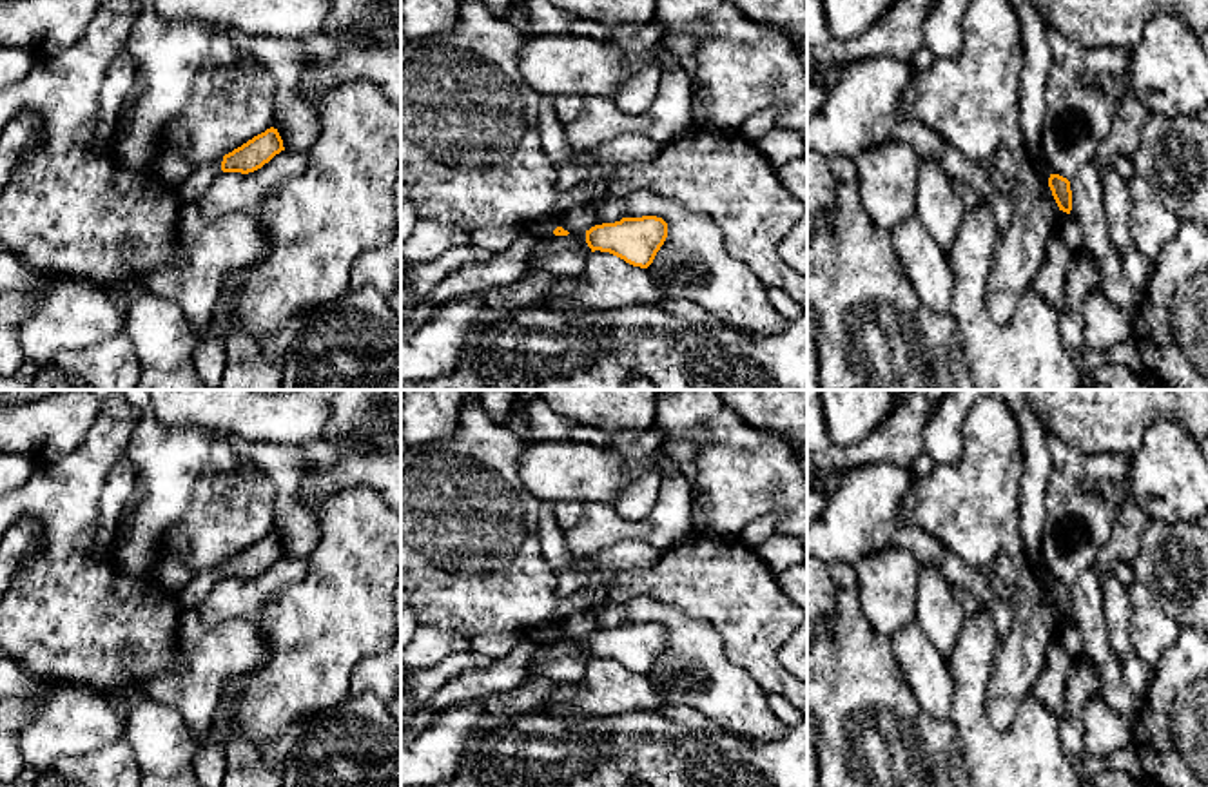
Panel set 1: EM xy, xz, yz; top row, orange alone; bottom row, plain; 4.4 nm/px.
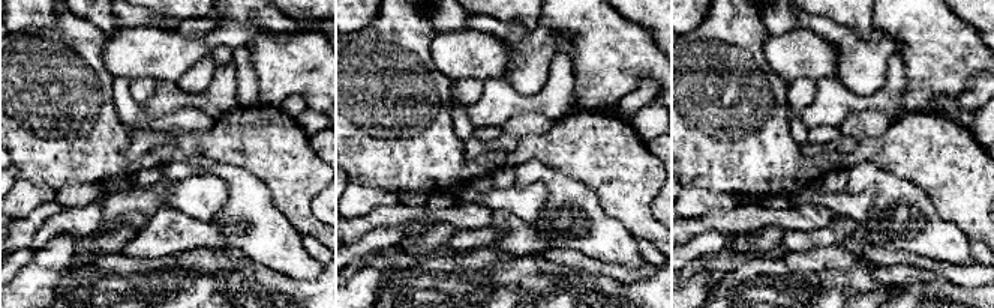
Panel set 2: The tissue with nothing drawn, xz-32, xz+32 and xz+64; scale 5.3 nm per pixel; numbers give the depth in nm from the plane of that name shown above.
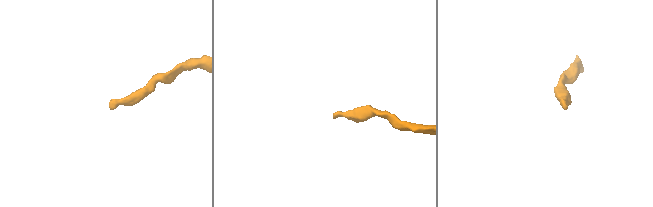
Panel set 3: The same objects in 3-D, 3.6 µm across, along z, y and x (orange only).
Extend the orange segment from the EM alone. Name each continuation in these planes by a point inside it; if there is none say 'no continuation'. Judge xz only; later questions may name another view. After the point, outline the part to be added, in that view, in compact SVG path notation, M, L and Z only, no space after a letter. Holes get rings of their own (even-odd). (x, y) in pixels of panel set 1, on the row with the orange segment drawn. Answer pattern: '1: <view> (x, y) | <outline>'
1: xz (543, 227) | M541 219L541 221L530 223L524 230L535 238L541 238L541 236L551 234L557 227L559 223L553 223L550 219Z

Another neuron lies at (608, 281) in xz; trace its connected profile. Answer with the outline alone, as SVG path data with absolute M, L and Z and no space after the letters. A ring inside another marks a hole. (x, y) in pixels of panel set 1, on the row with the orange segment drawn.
M589 252L577 290L548 299L551 310L584 306L588 310L615 310L637 303L662 303L666 290L646 268L633 267L609 252Z

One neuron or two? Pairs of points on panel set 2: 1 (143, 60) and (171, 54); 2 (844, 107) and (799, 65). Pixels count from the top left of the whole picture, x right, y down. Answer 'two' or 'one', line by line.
1: one
2: two

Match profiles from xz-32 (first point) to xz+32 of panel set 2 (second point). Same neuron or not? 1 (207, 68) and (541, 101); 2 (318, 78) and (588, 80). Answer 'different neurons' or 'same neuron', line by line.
1: different neurons
2: same neuron

